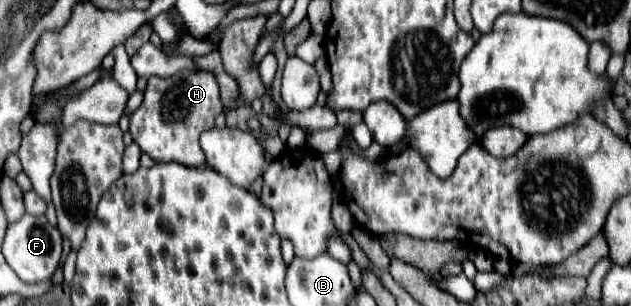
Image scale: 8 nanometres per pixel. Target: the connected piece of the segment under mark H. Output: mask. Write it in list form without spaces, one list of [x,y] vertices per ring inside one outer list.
[[[208,71],[178,73],[166,79],[150,77],[140,109],[130,115],[130,133],[138,147],[152,159],[198,167],[204,165],[204,153],[198,137],[202,131],[214,127],[214,119],[222,109],[220,87]]]

